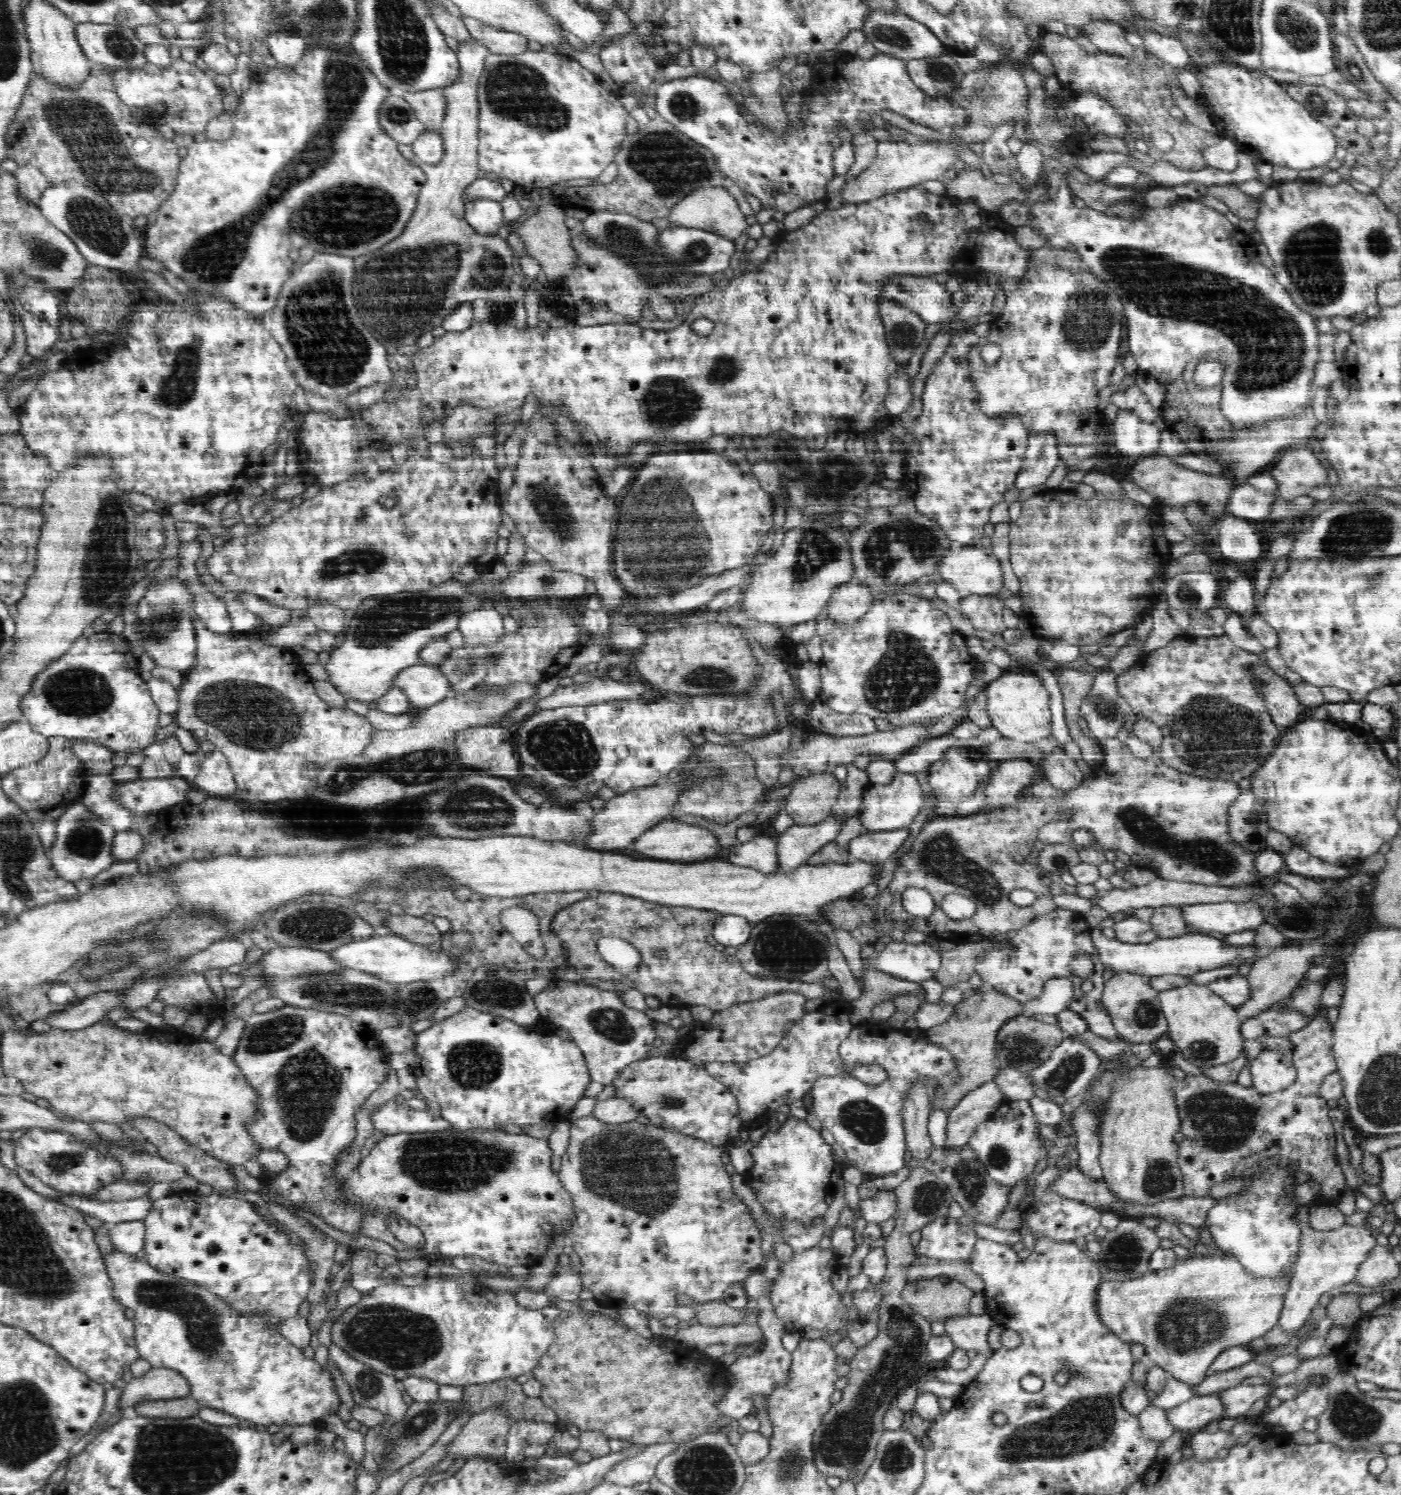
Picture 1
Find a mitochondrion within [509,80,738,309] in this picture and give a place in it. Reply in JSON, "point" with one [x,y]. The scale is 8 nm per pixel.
{"point":[670,165]}

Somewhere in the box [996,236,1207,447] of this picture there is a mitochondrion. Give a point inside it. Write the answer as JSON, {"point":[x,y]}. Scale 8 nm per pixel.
{"point":[1087,320]}

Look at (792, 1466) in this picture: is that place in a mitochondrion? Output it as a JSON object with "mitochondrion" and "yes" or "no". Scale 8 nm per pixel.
{"mitochondrion":"yes"}

